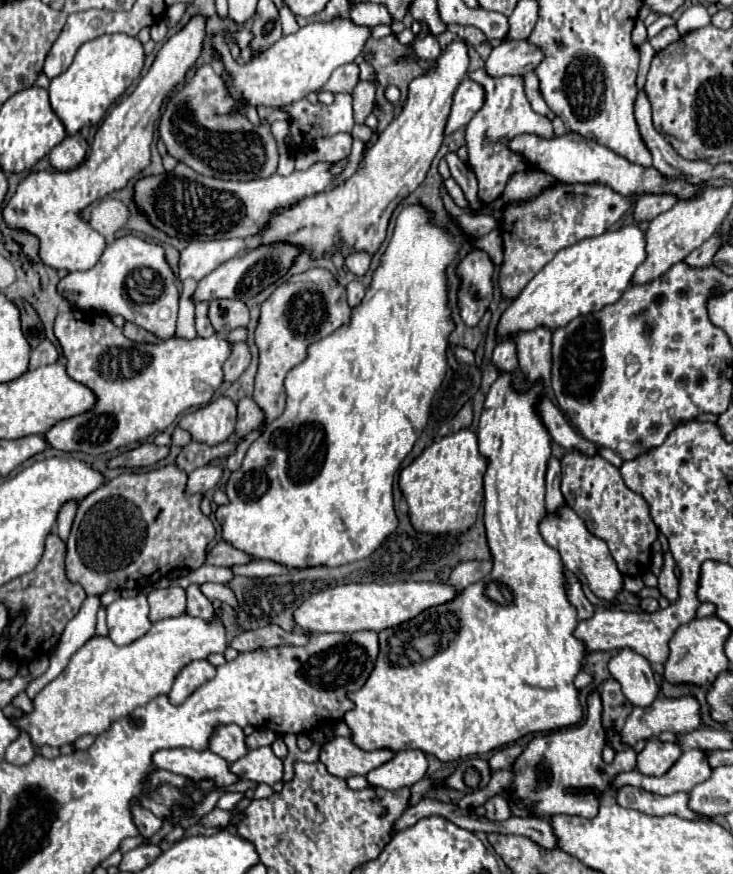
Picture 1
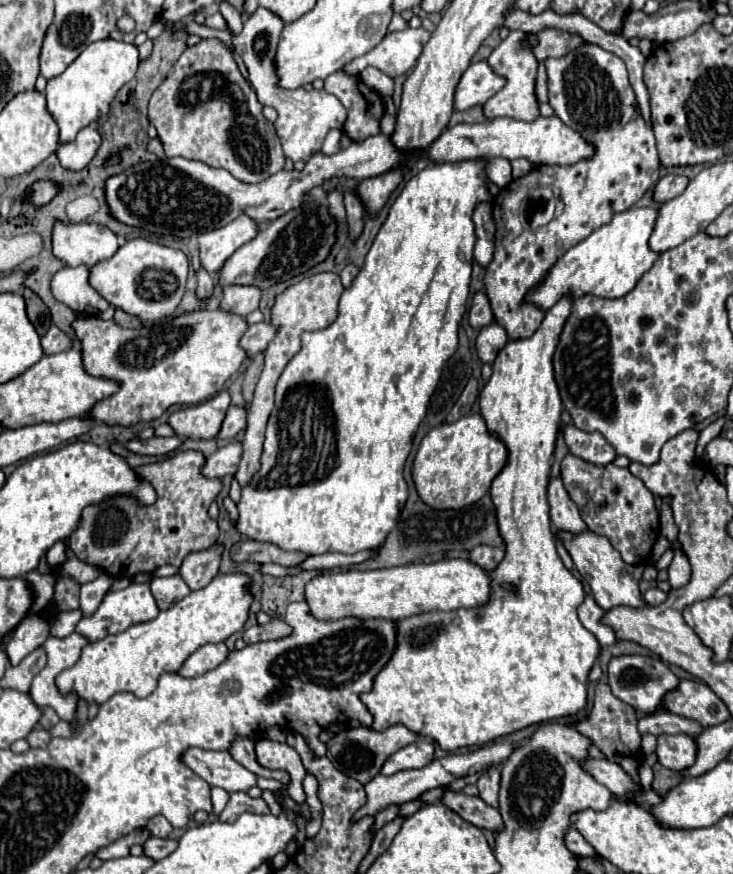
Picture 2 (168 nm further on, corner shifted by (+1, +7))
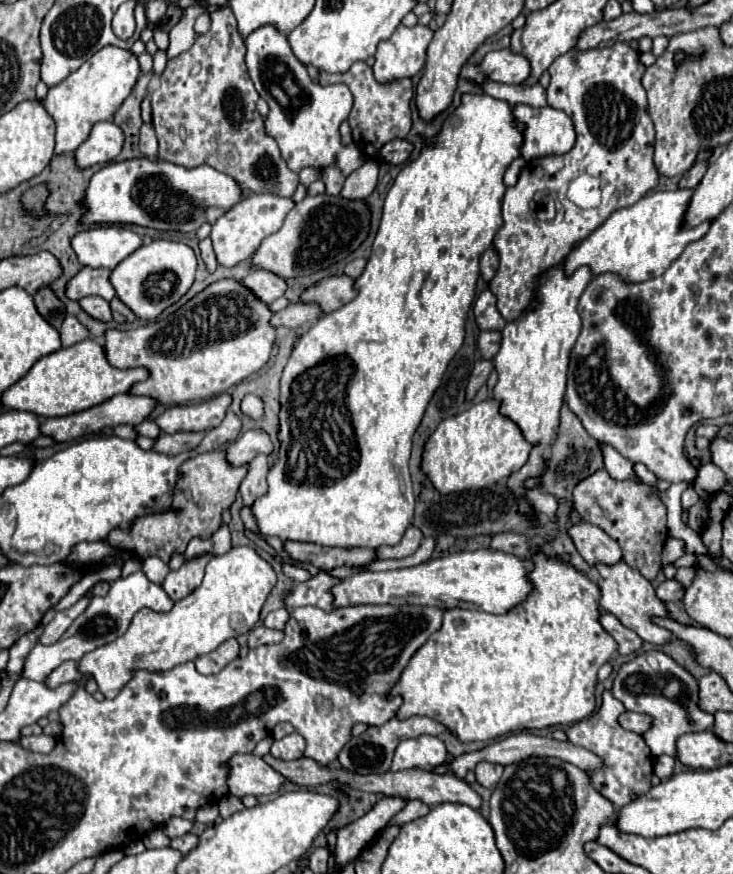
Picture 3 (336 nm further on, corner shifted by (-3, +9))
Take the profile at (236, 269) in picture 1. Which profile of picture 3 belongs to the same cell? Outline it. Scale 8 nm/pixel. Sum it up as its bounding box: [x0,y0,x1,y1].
[253,193,371,279]

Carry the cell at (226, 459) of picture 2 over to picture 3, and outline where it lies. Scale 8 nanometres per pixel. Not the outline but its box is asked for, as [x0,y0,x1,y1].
[227,429,273,467]

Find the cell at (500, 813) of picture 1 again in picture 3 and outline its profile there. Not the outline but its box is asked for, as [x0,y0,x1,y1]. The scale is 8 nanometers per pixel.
[475,763,503,789]

